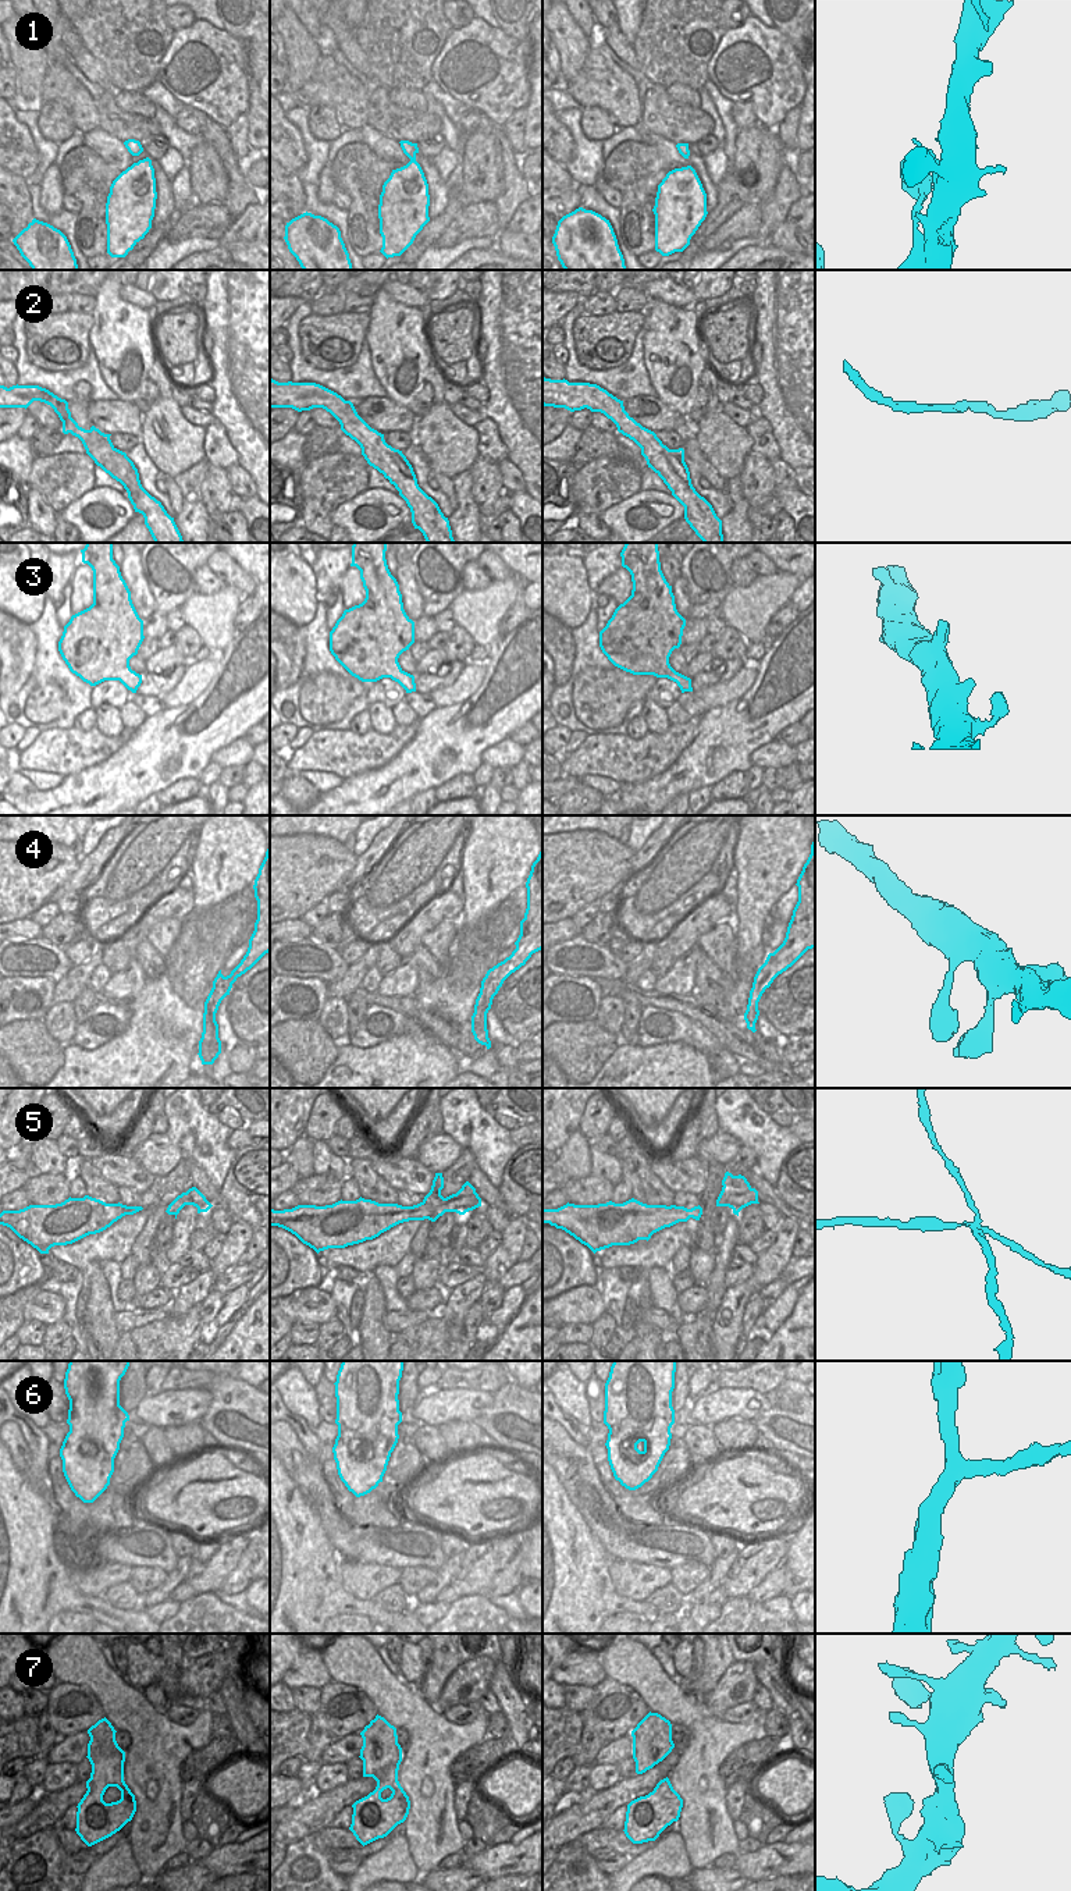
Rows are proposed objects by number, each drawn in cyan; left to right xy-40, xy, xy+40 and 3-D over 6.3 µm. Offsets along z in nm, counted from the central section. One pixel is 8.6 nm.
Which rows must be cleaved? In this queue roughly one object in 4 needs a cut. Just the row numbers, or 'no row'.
5

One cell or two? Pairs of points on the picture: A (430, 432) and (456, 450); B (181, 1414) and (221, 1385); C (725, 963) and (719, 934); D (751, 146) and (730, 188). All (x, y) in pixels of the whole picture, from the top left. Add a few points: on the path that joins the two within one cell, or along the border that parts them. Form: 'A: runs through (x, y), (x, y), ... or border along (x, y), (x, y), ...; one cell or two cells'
A: runs through (437, 434), (449, 445); one cell
B: border along (206, 1389), (212, 1401), (199, 1421); two cells
C: runs through (723, 956), (721, 941); one cell
D: border along (732, 174), (760, 201); two cells

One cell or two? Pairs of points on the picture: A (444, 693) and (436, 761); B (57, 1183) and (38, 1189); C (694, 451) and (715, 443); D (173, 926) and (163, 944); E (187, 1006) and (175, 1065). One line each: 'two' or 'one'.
A: two
B: one
C: two
D: one
E: one

